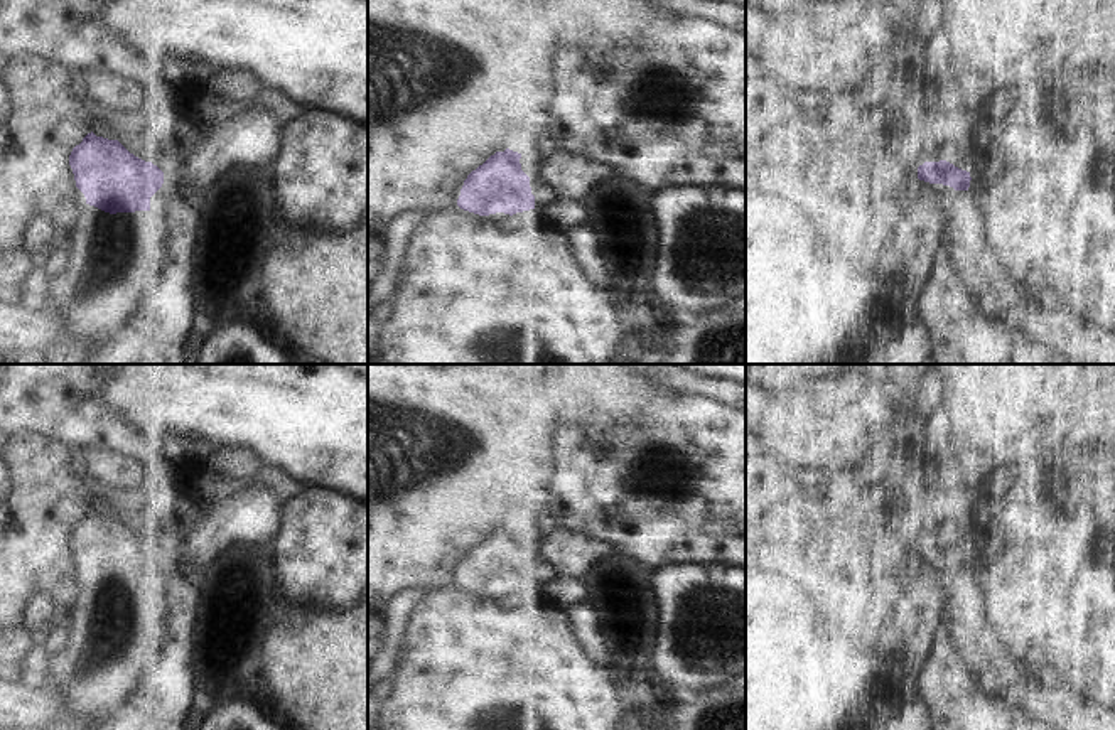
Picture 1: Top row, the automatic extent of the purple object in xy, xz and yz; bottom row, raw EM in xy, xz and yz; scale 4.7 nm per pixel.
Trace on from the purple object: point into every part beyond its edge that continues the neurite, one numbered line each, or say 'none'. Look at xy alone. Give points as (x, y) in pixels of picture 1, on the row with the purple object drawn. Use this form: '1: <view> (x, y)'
1: xy (113, 257)

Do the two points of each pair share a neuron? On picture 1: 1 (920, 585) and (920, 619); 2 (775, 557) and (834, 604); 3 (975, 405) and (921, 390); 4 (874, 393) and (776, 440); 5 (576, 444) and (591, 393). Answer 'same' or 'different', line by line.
1: same
2: same
3: different
4: same
5: different

